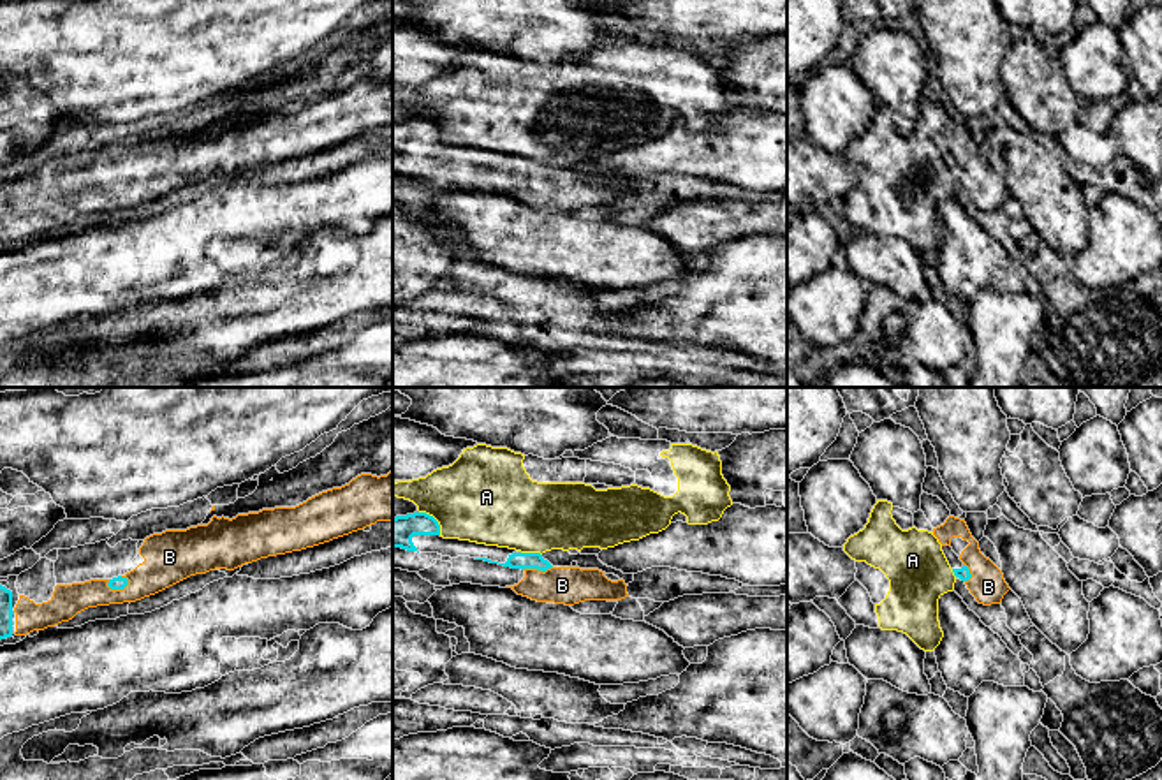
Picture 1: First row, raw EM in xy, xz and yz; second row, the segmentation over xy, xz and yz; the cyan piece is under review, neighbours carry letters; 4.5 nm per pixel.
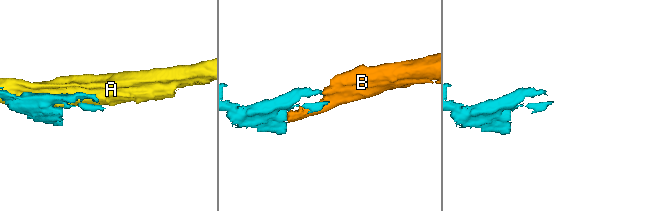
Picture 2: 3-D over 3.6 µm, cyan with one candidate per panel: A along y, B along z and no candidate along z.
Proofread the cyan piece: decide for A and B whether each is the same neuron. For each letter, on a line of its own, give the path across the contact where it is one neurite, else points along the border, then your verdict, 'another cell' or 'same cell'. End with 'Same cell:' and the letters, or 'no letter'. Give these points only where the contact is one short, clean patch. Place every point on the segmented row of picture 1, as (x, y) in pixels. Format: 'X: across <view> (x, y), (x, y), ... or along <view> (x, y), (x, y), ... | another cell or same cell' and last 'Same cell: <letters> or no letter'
A: another cell
B: same cell
Same cell: B

